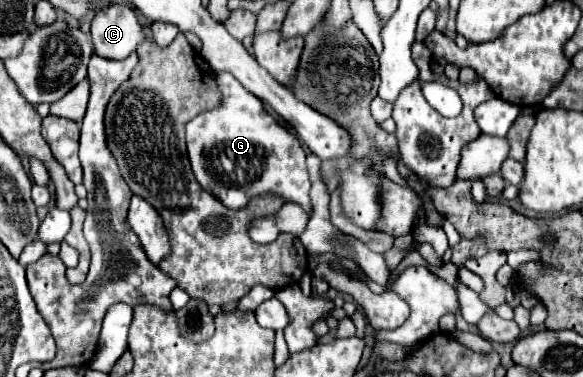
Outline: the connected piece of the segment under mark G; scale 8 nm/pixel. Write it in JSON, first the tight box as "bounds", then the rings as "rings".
{"bounds":[187,73,311,211],"rings":[[[219,73],[217,83],[223,91],[223,105],[203,111],[187,123],[187,151],[199,185],[231,209],[239,209],[251,197],[271,191],[309,211],[311,183],[299,139],[281,127],[265,111],[261,99],[243,89],[231,73]]]}

